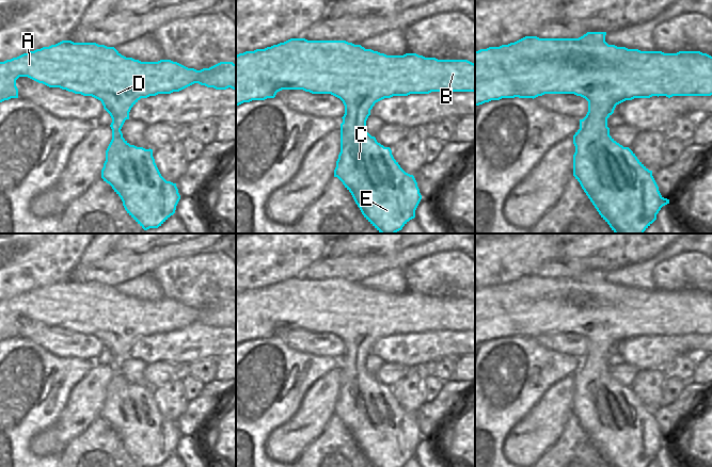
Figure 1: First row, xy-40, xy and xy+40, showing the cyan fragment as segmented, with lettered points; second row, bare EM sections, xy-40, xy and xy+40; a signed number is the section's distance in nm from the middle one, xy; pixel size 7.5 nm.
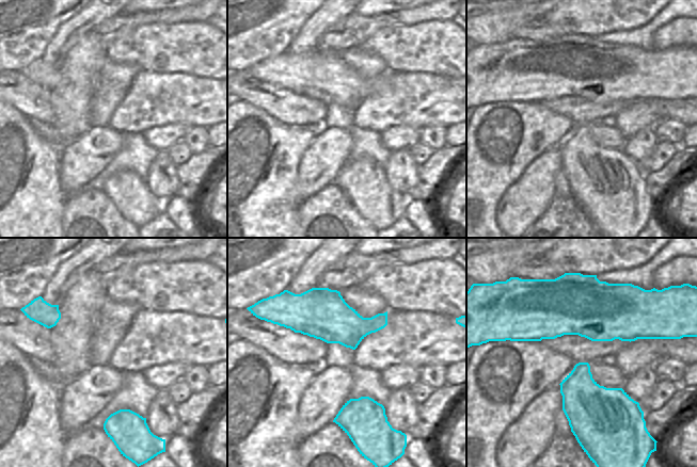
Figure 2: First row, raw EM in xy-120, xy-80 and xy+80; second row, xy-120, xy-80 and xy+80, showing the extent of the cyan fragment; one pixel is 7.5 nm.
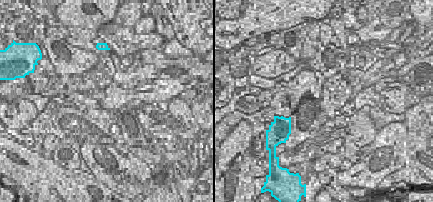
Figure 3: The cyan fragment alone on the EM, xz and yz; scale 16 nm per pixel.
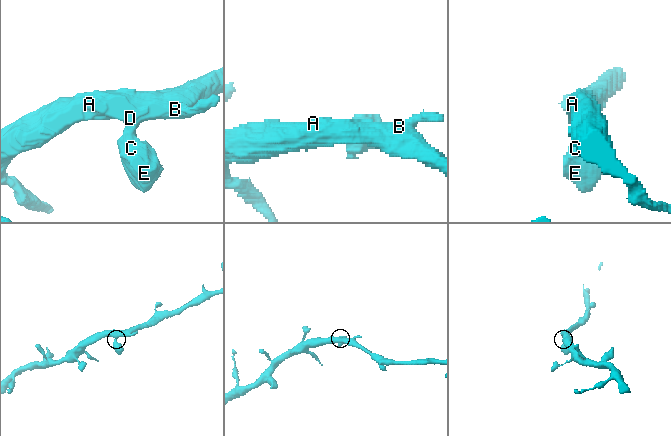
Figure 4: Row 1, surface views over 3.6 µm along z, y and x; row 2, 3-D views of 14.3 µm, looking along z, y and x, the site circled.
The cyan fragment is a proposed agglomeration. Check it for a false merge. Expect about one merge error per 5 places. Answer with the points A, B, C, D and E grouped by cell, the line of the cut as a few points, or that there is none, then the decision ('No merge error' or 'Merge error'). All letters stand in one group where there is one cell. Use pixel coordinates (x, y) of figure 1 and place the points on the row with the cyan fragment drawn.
Groups: A B C D E. No split. No merge error.

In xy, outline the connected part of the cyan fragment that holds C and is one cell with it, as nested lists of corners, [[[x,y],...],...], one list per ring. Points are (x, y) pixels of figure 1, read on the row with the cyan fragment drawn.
[[[290,38],[284,43],[246,51],[236,55],[236,107],[252,100],[274,98],[282,90],[303,90],[312,94],[331,94],[345,106],[341,124],[341,152],[334,177],[351,193],[364,218],[380,234],[396,234],[412,219],[422,199],[413,175],[406,173],[394,159],[390,147],[384,147],[366,131],[366,120],[376,102],[393,96],[429,94],[431,92],[475,92],[475,64],[468,60],[438,60],[416,53],[386,55],[346,41],[307,41]]]

